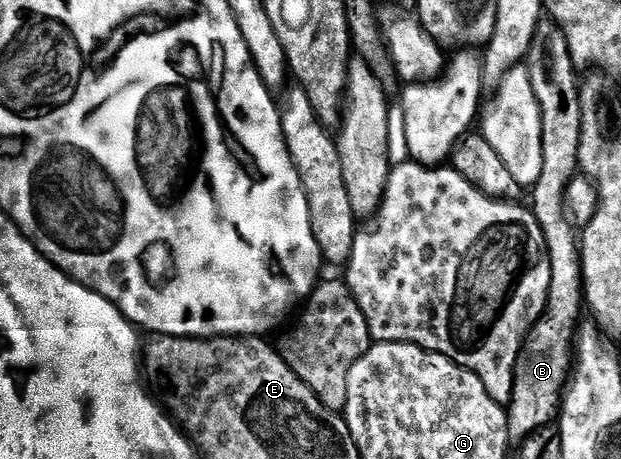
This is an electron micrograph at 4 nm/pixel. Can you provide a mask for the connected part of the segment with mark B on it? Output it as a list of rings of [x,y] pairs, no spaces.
[[[551,18],[541,19],[534,30],[532,48],[529,50],[526,67],[530,74],[530,82],[534,86],[534,98],[538,98],[540,117],[542,118],[542,174],[538,182],[531,185],[532,204],[530,211],[535,214],[536,221],[544,235],[550,258],[550,294],[548,305],[544,313],[524,340],[524,348],[520,352],[519,362],[516,364],[516,378],[514,380],[514,394],[511,404],[507,405],[508,439],[512,442],[523,442],[533,436],[541,428],[547,428],[559,417],[562,411],[564,393],[570,383],[570,373],[574,368],[574,345],[578,329],[582,323],[580,310],[585,309],[584,275],[580,269],[580,246],[577,229],[564,217],[564,194],[566,186],[578,174],[580,159],[578,158],[578,142],[582,136],[582,102],[580,101],[580,80],[578,69],[572,61],[570,46],[566,34]]]

